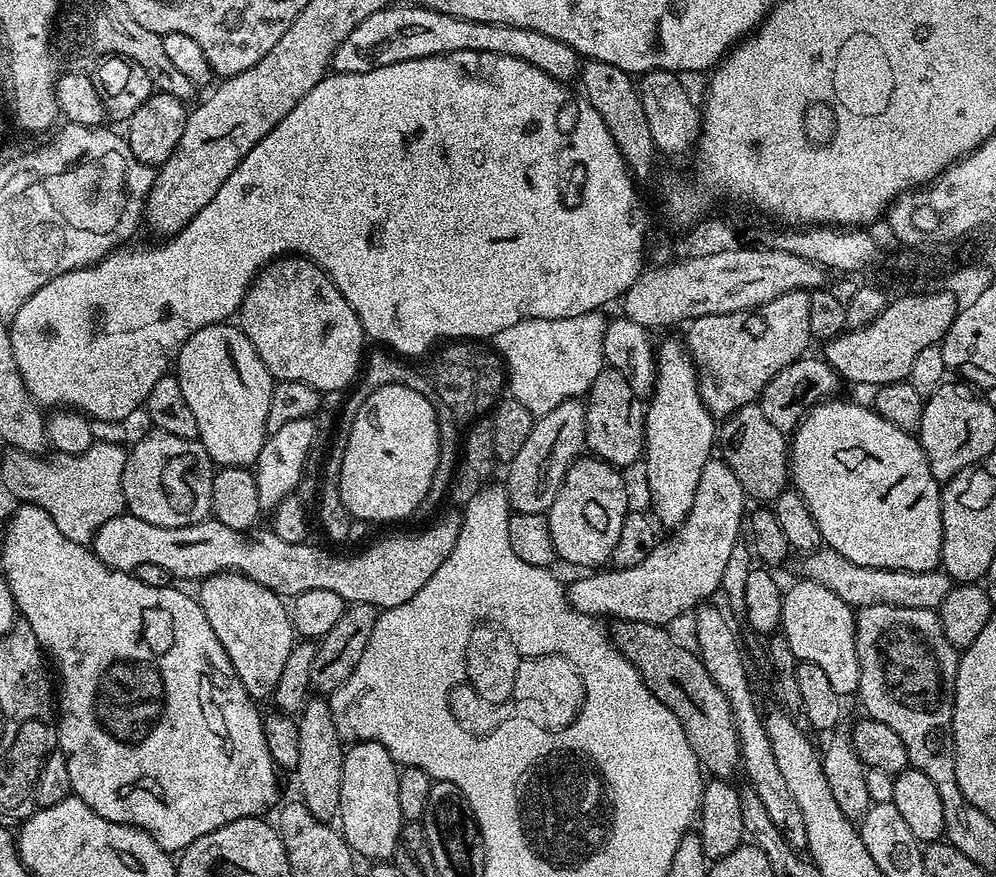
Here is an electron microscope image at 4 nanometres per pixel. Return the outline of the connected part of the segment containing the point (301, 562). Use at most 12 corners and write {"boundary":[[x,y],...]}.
{"boundary":[[459,511],[357,556],[215,518],[130,514],[90,547],[119,572],[239,572],[281,598],[331,590],[383,610],[450,558]]}

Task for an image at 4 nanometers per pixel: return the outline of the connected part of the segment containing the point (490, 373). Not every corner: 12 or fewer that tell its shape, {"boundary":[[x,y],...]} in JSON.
{"boundary":[[448,342],[430,384],[464,426],[487,417],[506,388],[500,353]]}

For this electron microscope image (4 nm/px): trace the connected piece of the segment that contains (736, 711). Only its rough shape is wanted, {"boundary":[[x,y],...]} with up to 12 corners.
{"boundary":[[695,609],[695,651],[726,694],[747,783],[774,826],[807,849],[806,822],[774,762],[728,620]]}

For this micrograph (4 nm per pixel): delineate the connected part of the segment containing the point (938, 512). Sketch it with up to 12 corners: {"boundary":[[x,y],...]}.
{"boundary":[[829,398],[790,440],[820,539],[867,568],[941,567],[919,439]]}

